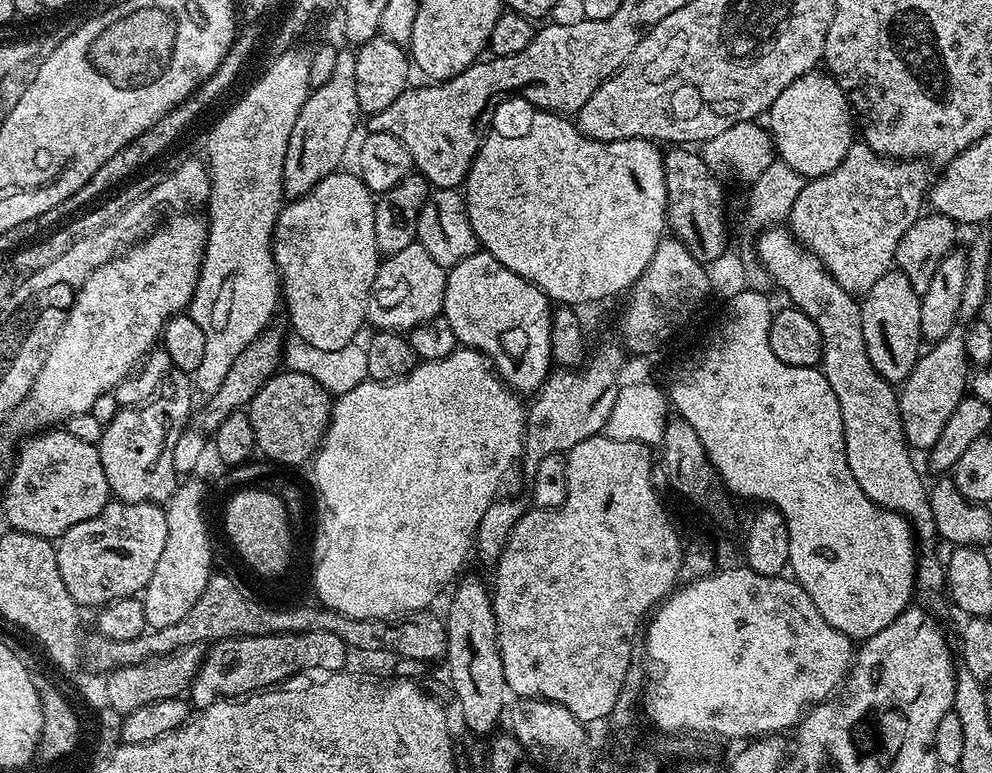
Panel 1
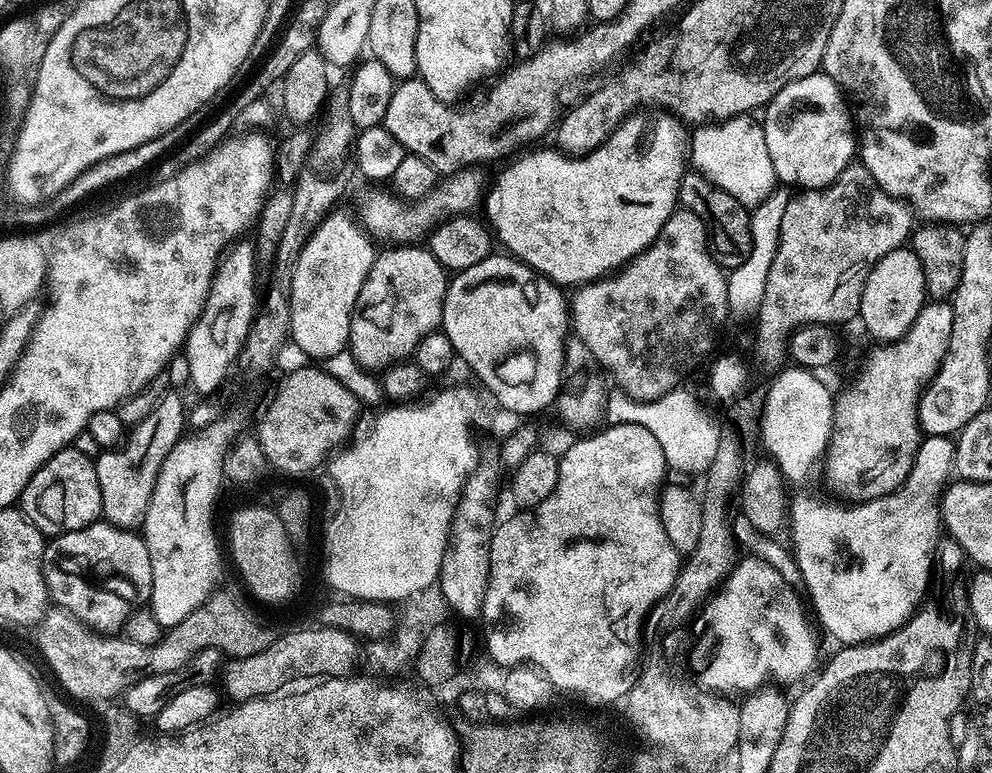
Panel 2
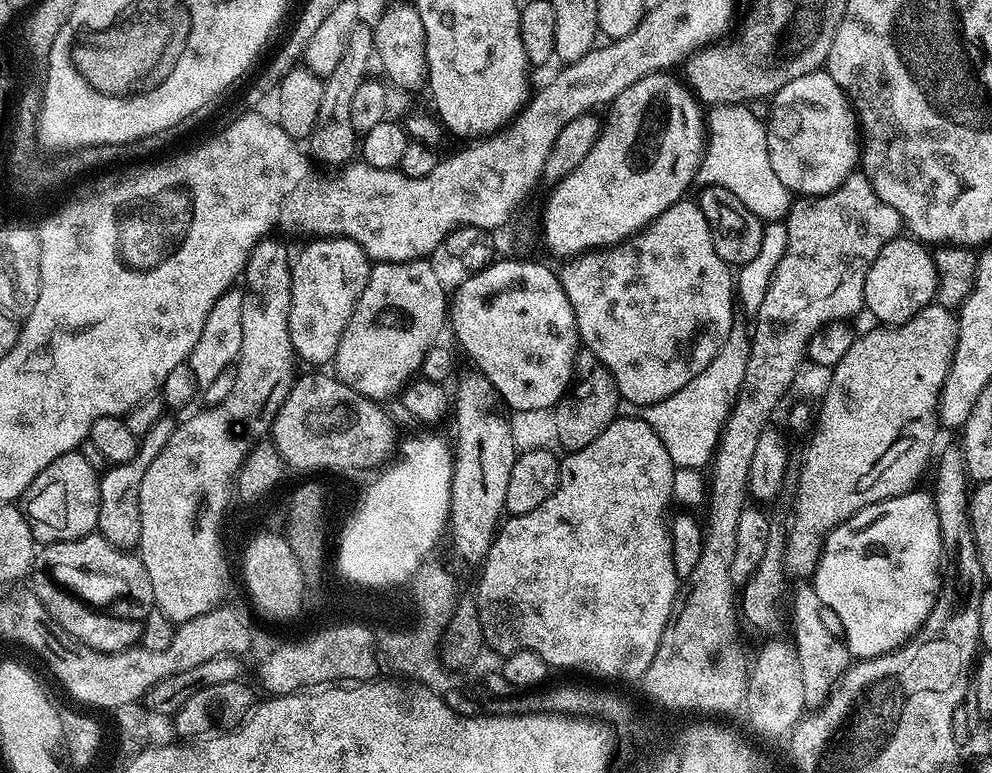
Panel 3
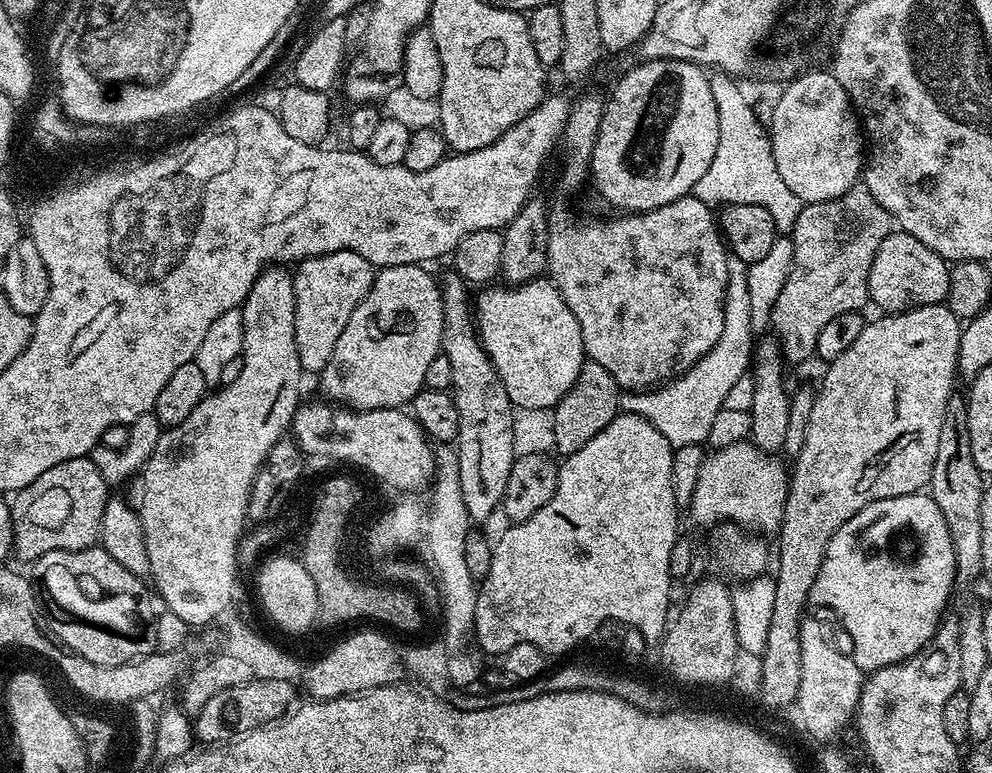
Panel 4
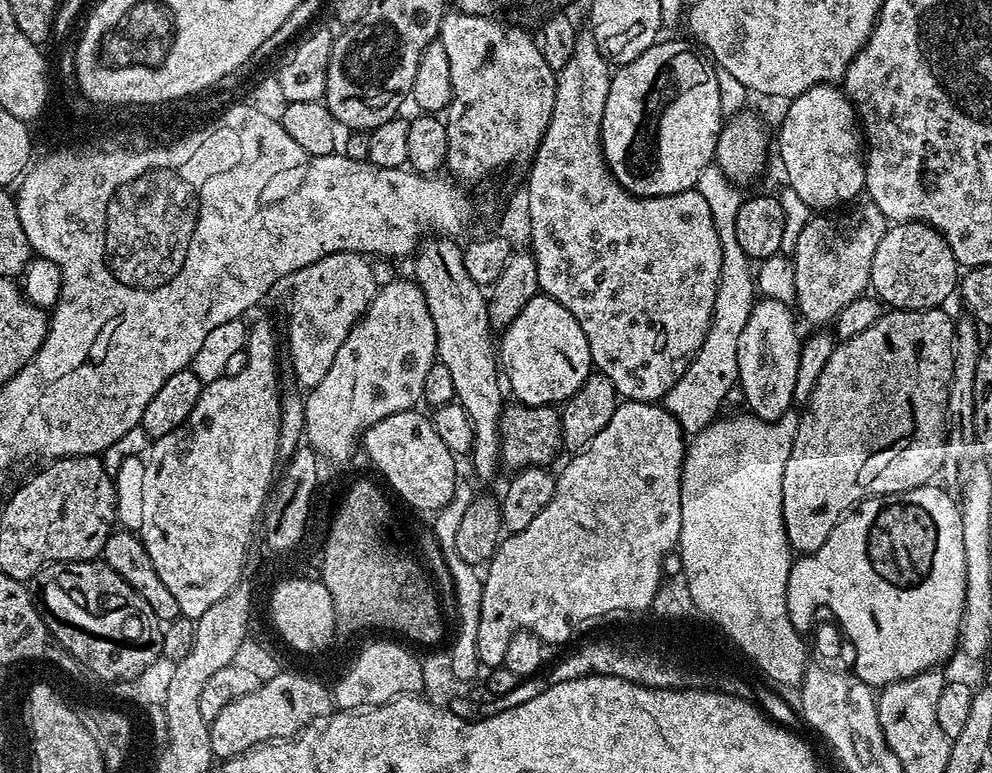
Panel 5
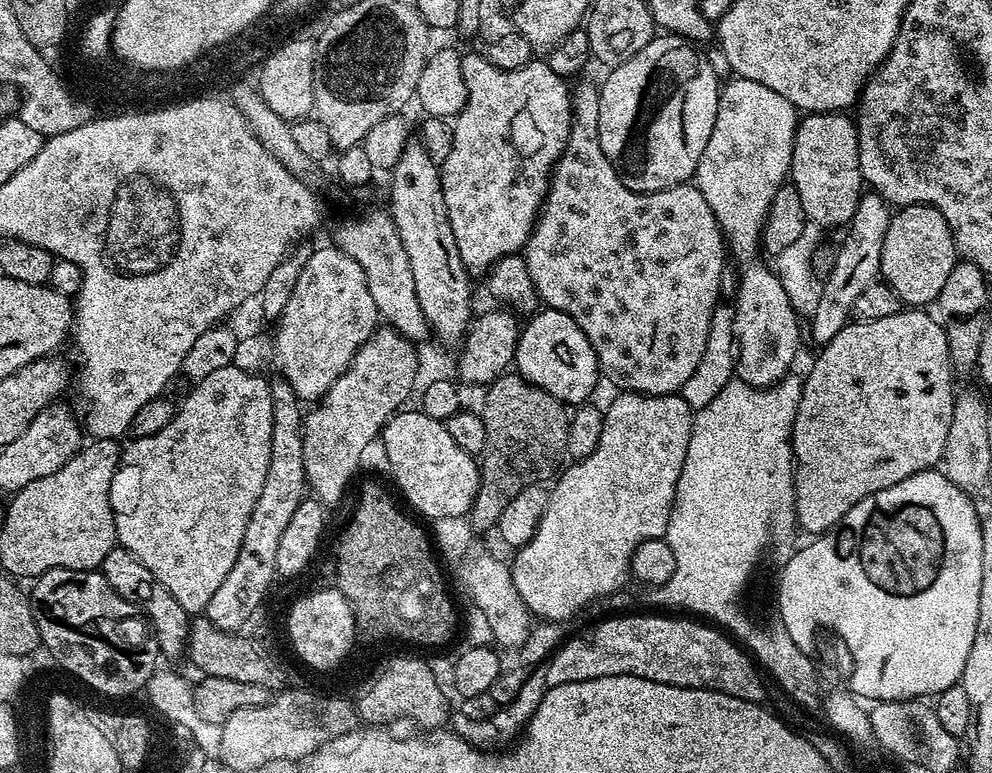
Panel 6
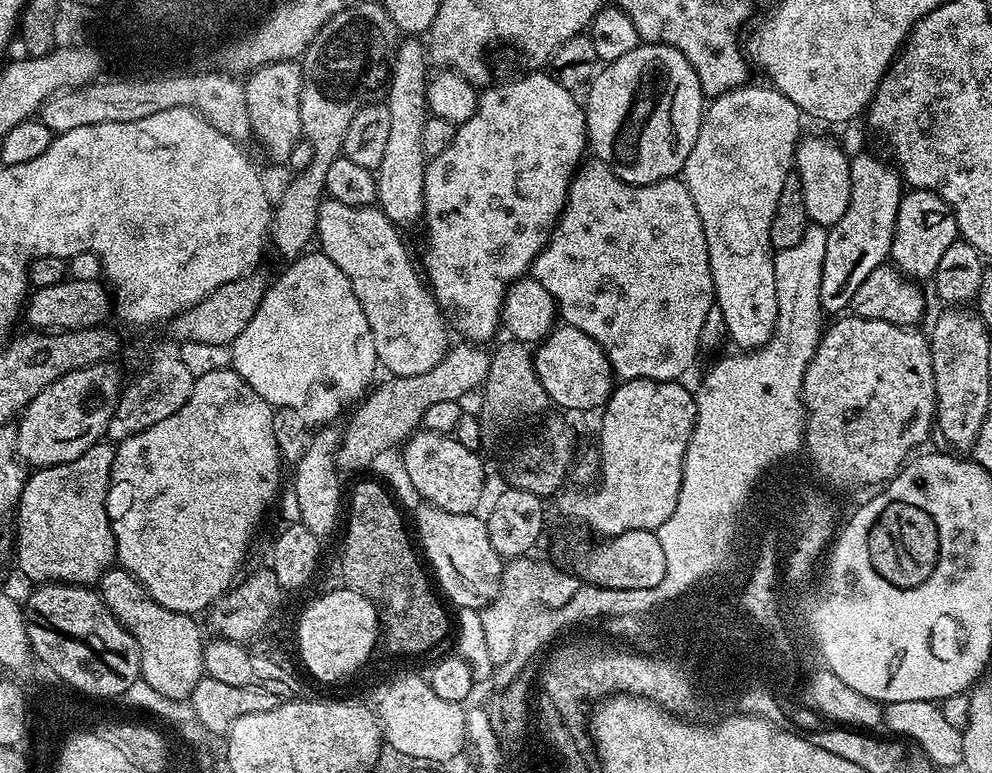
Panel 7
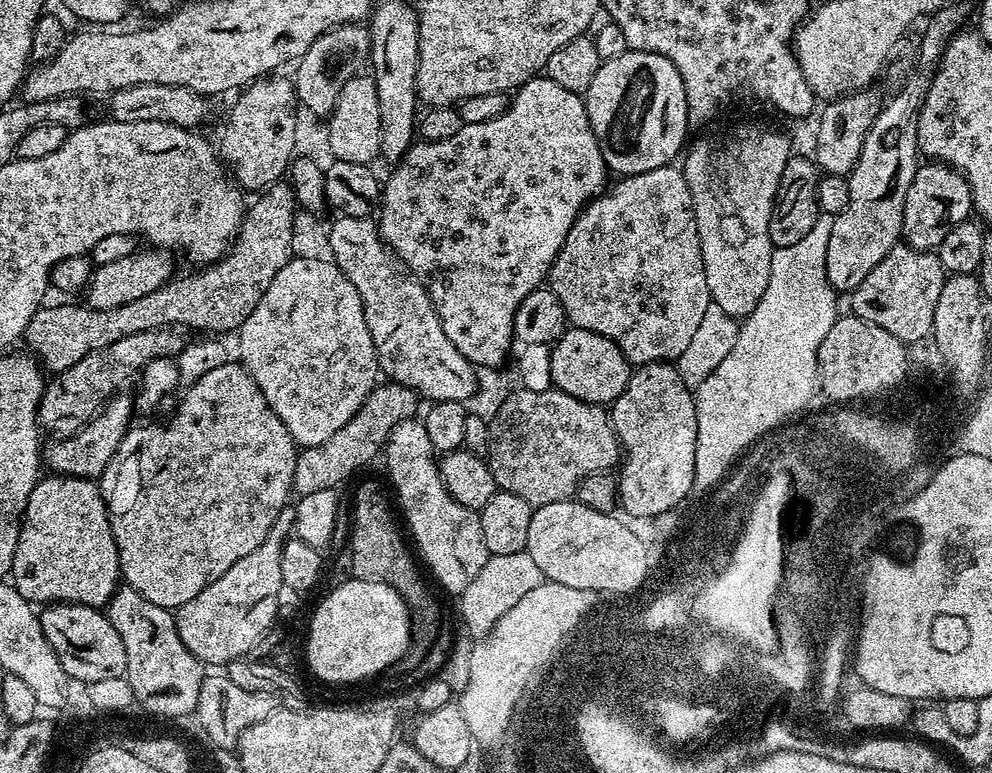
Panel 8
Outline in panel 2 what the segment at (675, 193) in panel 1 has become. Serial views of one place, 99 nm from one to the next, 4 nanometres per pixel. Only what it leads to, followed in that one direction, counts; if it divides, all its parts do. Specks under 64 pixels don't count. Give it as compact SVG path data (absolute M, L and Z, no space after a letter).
M688 170L680 179L678 204L681 209L693 212L704 224L712 257L721 268L731 270L743 264L751 252L751 218L749 209L742 202L720 189L703 173Z

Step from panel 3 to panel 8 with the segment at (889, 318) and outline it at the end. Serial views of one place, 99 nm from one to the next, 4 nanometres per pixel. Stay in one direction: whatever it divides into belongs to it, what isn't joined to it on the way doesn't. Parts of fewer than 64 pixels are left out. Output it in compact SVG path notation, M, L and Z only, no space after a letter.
M924 163L917 167L914 182L910 182L910 190L906 190L902 236L912 248L936 250L946 238L949 226L961 224L973 215L974 205L972 191L963 172L956 171L951 164Z

